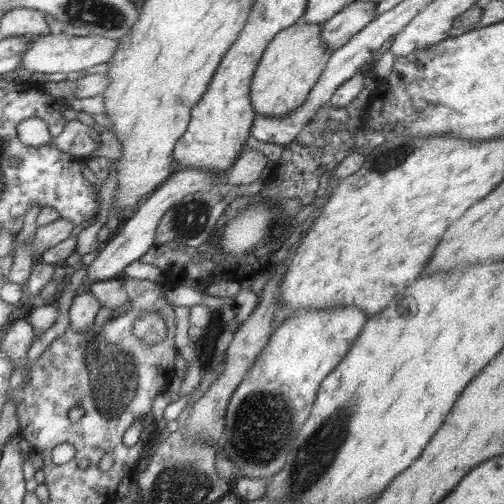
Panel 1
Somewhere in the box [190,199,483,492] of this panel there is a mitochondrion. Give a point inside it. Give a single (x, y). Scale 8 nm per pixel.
(258, 433)

